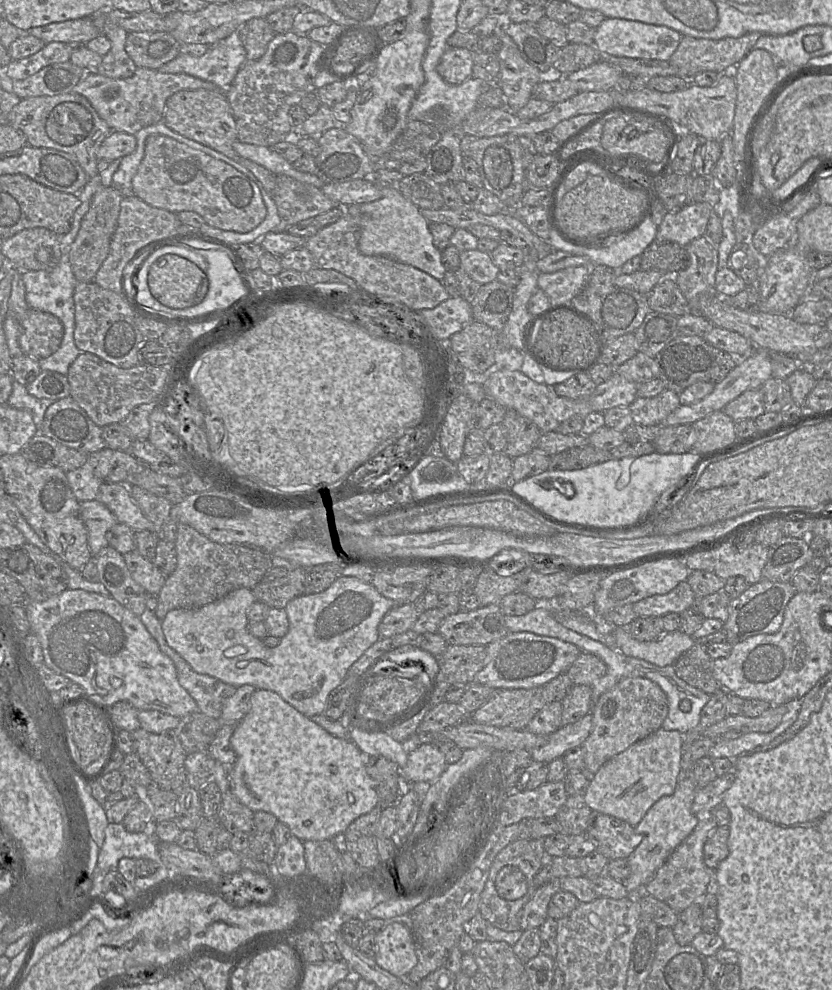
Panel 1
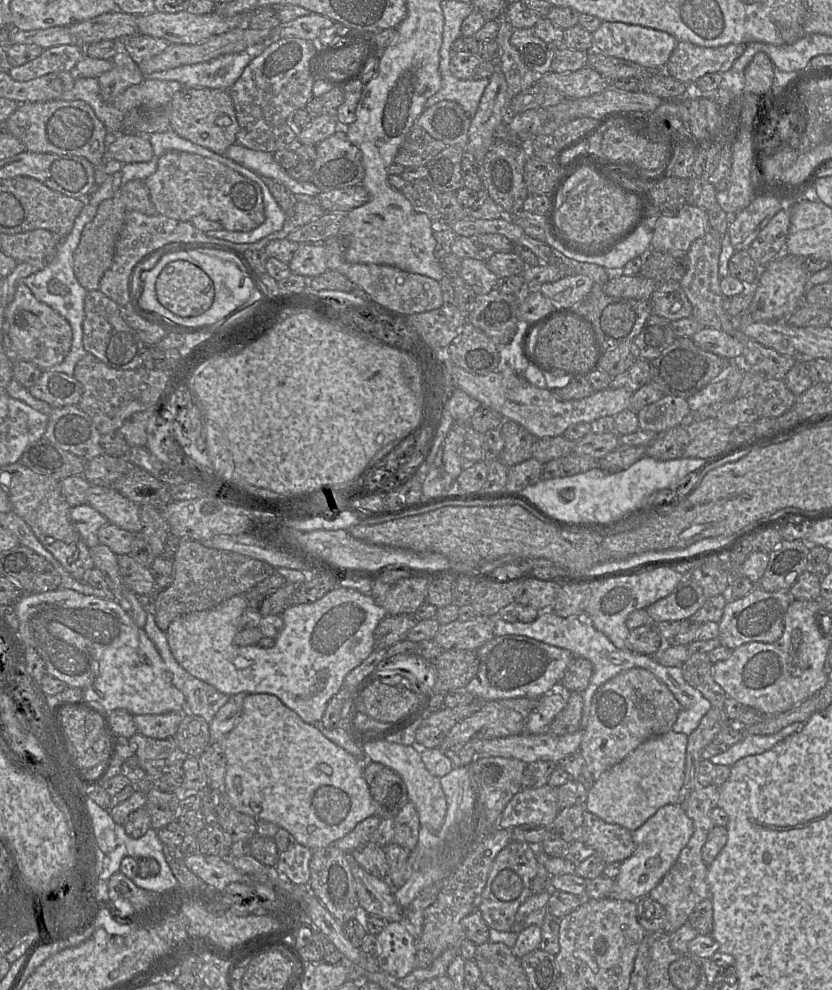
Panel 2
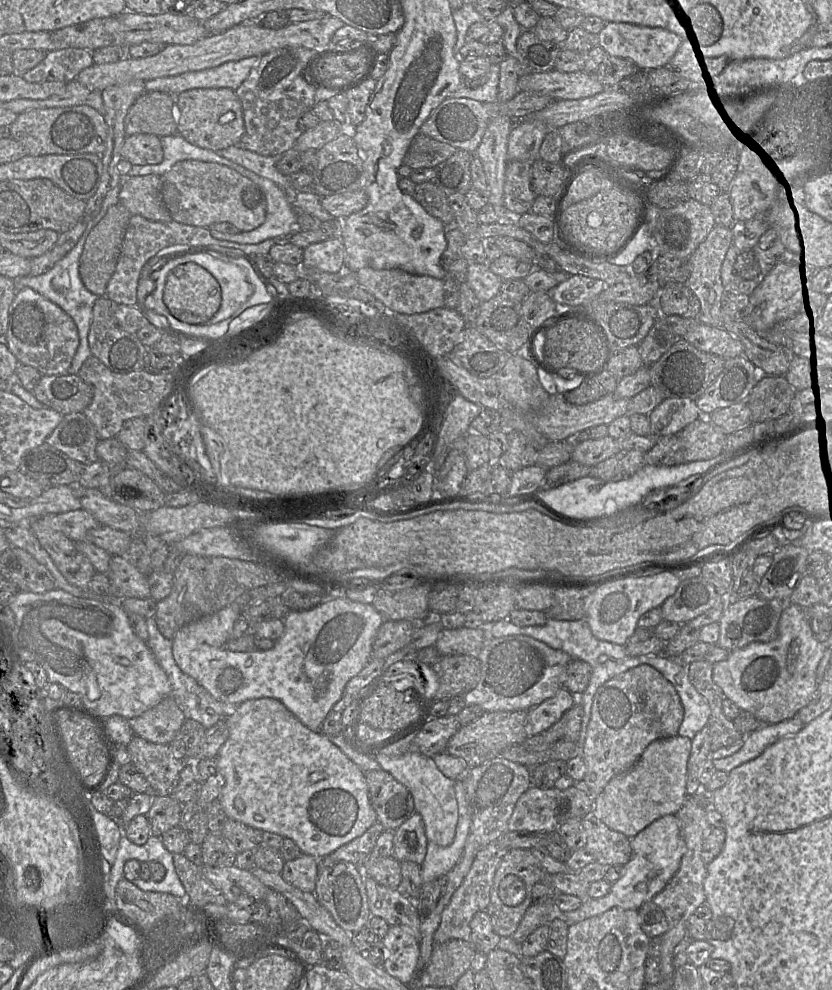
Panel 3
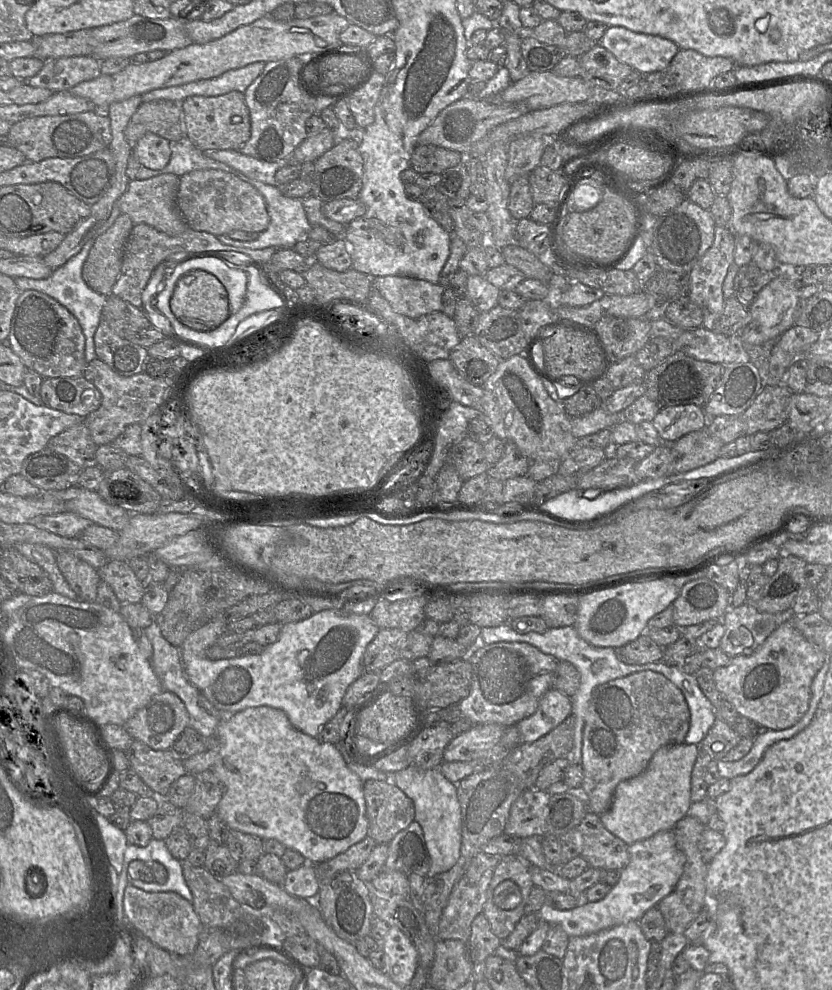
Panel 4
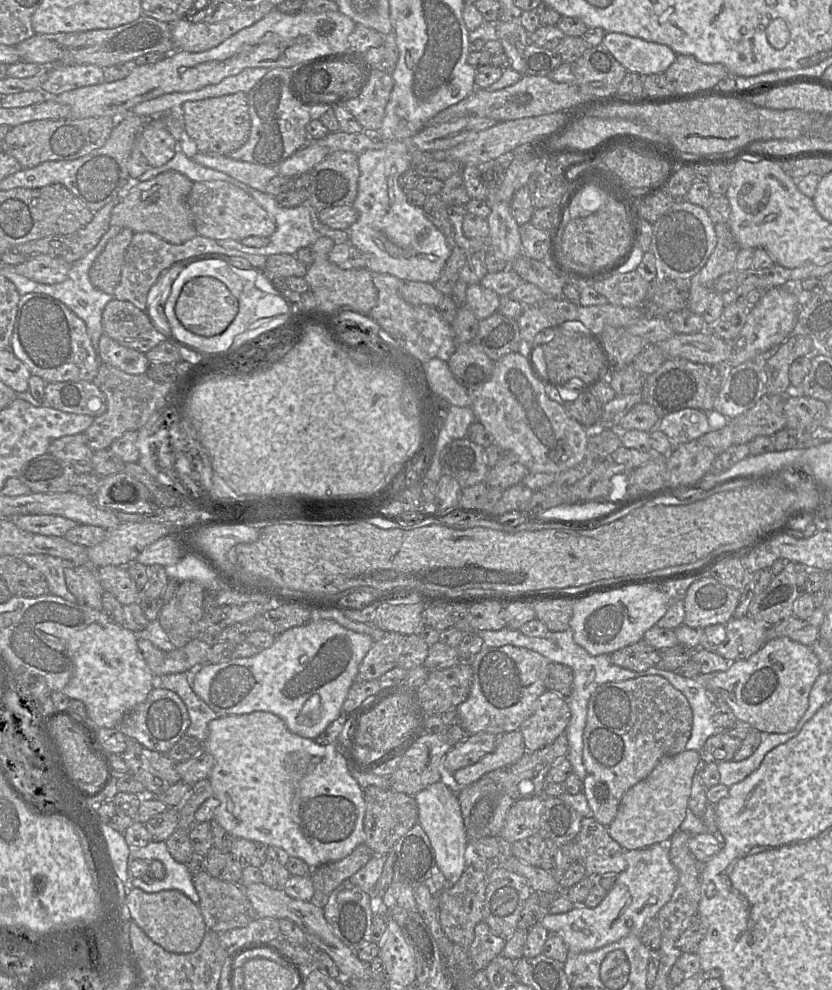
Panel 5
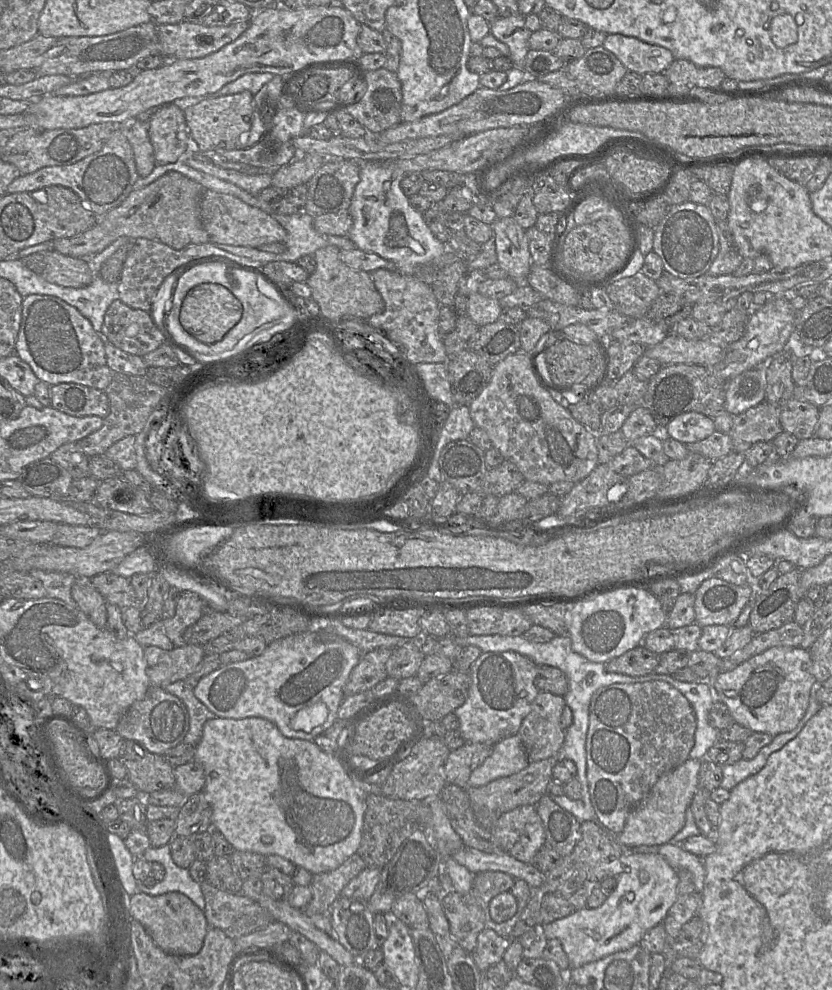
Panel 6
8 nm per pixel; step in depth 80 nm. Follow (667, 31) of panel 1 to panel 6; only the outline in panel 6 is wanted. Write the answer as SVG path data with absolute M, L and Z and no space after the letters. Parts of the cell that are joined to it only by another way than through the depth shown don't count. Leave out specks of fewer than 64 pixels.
M618 33L607 34L602 46L612 52L628 71L642 76L664 73L675 59L667 48Z

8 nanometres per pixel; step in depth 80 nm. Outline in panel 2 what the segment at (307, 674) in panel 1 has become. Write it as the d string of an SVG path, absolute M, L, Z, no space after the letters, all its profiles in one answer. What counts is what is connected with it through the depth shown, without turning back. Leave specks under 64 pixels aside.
M337 585L334 589L329 591L319 600L287 607L281 614L284 622L284 628L281 634L276 639L276 643L272 648L262 648L258 644L237 646L234 643L234 637L239 631L238 620L247 608L248 603L246 597L243 594L239 594L228 598L227 600L223 601L222 603L211 609L192 612L175 618L166 630L169 648L173 656L187 672L189 672L197 679L200 679L212 685L219 692L227 694L229 696L241 692L247 694L267 693L275 695L288 708L296 712L304 722L309 724L314 724L321 720L328 701L342 688L343 681L346 675L359 664L361 664L375 650L374 632L379 622L387 616L387 611L382 606L378 605L370 594L363 594L357 590Z

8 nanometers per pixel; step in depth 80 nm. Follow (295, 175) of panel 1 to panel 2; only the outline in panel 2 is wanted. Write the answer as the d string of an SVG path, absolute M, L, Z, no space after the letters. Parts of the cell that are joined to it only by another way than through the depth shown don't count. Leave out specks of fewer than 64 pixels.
M235 142L227 149L224 157L252 170L259 176L275 179L295 195L304 194L317 197L321 193L311 181L300 182L293 179L275 161L273 153L252 150Z

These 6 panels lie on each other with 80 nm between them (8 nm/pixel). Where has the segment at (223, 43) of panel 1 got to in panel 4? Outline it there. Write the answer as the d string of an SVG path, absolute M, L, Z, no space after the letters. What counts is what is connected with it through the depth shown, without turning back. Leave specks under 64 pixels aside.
M254 62L242 68L229 70L222 75L187 84L151 90L142 102L154 100L183 101L190 96L220 96L231 91L244 93L248 86L263 72L265 62Z

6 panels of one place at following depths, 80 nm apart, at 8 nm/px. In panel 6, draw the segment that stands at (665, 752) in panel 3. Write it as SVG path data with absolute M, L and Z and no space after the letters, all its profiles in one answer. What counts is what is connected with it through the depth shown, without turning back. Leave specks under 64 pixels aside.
M688 758L680 766L664 773L647 796L631 810L617 841L628 848L670 843L685 825L686 810L699 788L700 767L700 760Z

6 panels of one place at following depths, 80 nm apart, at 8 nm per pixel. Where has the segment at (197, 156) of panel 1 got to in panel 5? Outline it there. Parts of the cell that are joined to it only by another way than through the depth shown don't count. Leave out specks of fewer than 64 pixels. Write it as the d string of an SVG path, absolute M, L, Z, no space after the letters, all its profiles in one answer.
M226 181L193 182L187 204L197 233L214 240L270 237L276 230L275 222L250 194Z

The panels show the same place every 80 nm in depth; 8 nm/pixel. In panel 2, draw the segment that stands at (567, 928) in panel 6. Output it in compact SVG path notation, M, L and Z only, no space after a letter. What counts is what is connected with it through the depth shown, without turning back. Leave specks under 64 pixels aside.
M680 803L661 807L642 826L632 832L636 850L621 863L620 872L614 879L612 892L606 898L636 901L647 896L674 865L693 832L693 821Z

